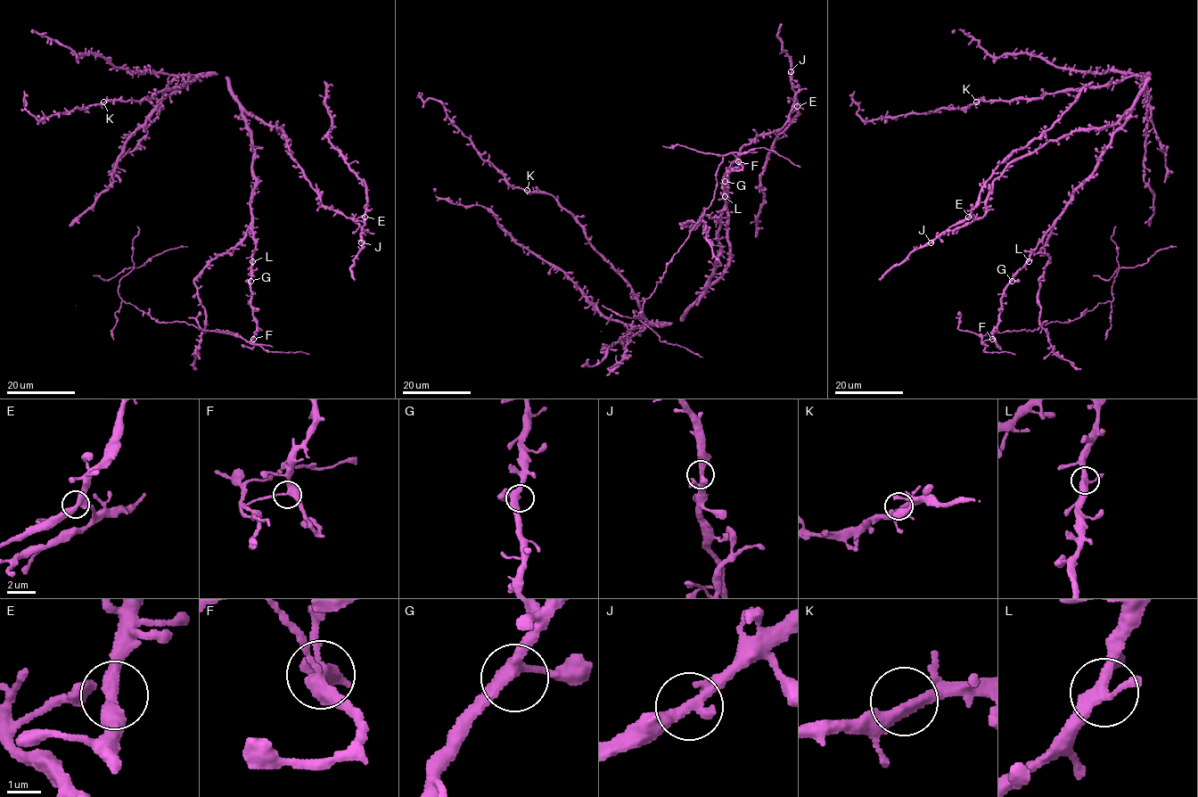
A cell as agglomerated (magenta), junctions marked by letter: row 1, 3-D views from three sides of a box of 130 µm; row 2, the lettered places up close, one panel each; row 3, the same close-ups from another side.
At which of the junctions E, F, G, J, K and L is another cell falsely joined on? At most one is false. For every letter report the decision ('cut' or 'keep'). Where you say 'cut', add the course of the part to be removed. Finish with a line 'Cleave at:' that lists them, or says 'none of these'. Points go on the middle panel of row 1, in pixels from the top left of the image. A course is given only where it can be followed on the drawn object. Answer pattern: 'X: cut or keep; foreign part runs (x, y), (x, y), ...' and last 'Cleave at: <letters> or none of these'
E: keep
F: cut; foreign part runs (738, 161), (732, 152), (723, 157), (715, 198), (645, 299), (640, 316), (633, 316), (644, 318), (634, 314)
G: keep
J: keep
K: keep
L: keep
Cleave at: F

